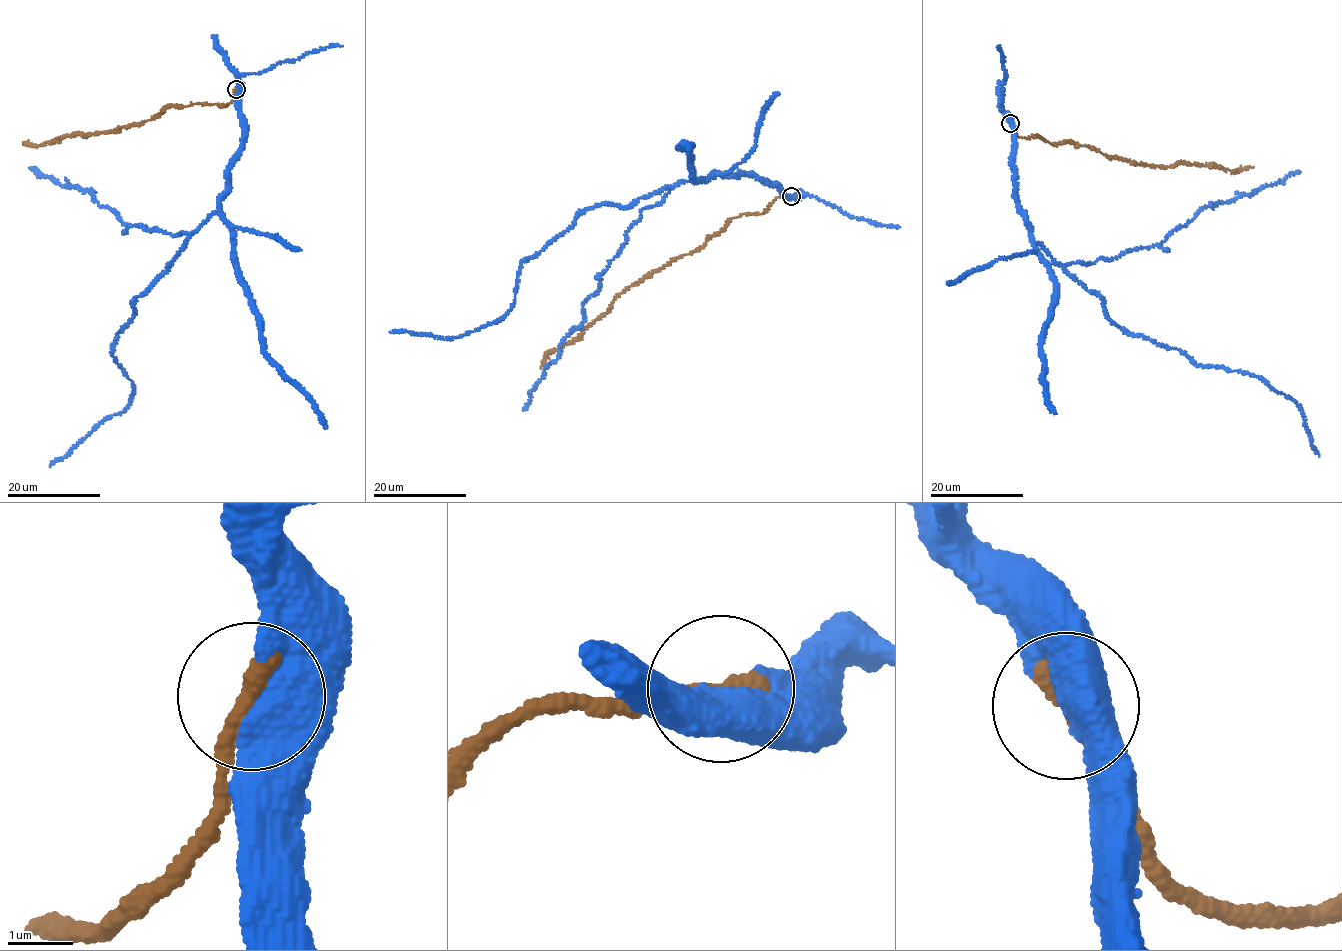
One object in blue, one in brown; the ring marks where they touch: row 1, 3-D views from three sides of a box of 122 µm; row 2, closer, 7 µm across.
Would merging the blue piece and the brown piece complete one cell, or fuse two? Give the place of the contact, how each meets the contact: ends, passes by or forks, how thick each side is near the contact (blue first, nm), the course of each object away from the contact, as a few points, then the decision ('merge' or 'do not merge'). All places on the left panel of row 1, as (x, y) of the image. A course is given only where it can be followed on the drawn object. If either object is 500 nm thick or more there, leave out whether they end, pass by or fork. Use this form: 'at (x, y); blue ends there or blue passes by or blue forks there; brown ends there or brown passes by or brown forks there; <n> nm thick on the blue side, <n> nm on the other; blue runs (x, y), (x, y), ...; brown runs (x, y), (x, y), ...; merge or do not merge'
at (236, 89); 500 nm thick on the blue side, 380 nm on the other; blue runs (237, 89), (242, 150), (218, 212), (188, 235), (118, 332), (112, 355), (133, 384), (126, 409), (49, 466); brown runs (236, 89), (230, 103), (222, 106), (169, 106), (151, 119), (111, 131), (61, 137), (30, 146), (24, 144); merge

